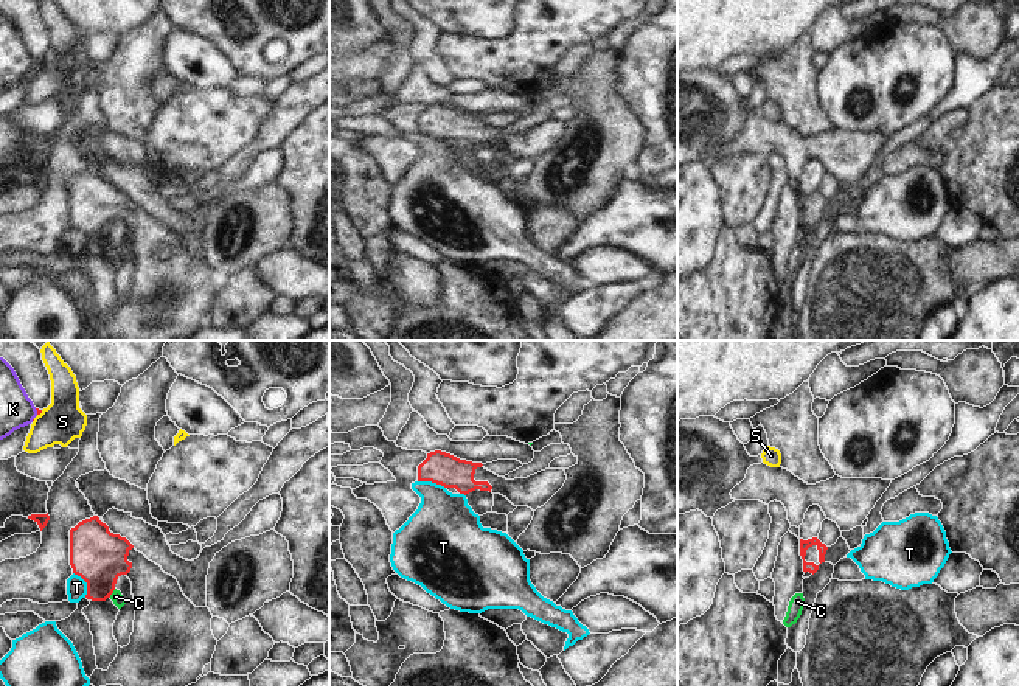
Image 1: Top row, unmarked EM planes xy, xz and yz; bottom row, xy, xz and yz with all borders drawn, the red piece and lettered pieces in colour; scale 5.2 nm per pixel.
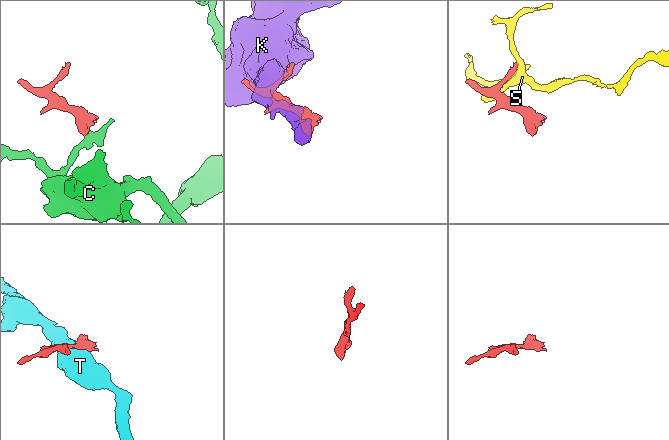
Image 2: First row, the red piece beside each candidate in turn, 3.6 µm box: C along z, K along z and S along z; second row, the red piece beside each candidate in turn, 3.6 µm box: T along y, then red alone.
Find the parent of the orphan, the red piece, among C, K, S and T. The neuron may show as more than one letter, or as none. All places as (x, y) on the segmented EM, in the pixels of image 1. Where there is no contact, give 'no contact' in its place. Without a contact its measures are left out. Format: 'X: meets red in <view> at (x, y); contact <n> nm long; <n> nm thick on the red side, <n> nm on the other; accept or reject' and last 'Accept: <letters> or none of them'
C: meets red in xy at (112, 592); contact 60 nm long; 280 nm thick on the red side, 60 nm on the other; reject
K: meets red in xy at (38, 412); contact 40 nm long; 20 nm thick on the red side, 180 nm on the other; reject
S: meets red in xy at (39, 413); contact 40 nm long; 20 nm thick on the red side, 220 nm on the other; reject
T: meets red in xy at (87, 584); contact 150 nm long; 280 nm thick on the red side, 110 nm on the other; reject
Accept: none of them

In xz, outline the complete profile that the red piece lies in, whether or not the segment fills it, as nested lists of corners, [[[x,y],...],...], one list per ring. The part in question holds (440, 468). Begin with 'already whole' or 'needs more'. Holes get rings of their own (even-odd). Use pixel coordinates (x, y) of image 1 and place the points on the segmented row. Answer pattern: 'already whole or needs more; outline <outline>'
needs more; outline [[[435,450],[418,466],[418,481],[455,488],[460,494],[475,489],[506,497],[514,506],[533,511],[544,506],[565,483],[564,469],[545,469],[527,478],[506,480],[483,467],[482,463],[460,460]]]

